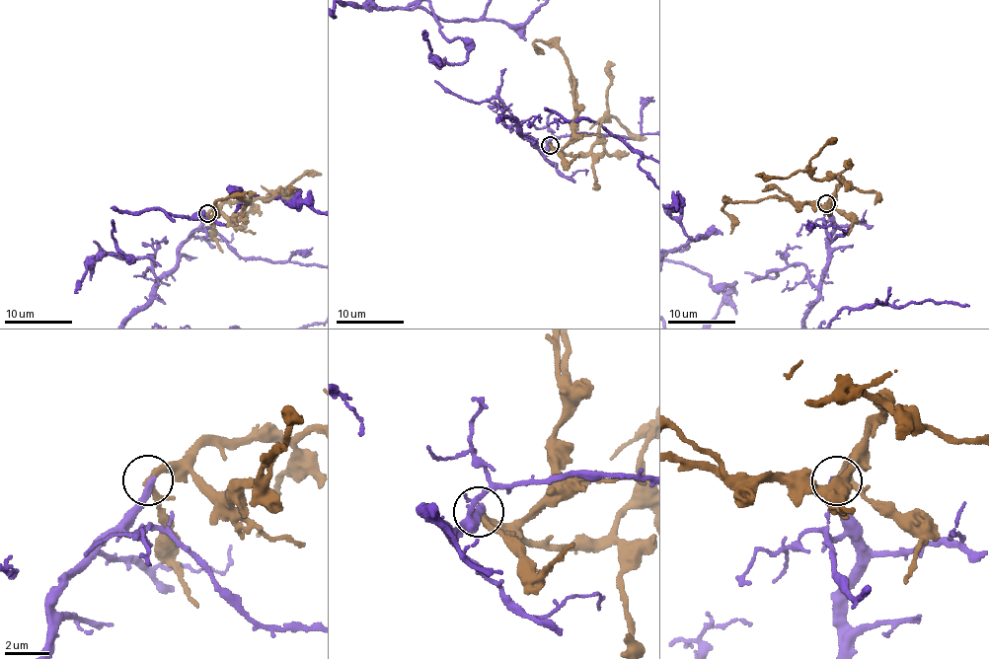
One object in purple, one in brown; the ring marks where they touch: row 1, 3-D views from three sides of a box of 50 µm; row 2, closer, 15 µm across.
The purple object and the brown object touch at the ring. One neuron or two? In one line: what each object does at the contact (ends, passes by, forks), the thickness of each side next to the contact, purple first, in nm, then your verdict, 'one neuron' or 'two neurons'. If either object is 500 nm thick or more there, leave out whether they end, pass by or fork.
purple ends; brown passes by; calibres 360 and 320 nm; two neurons

